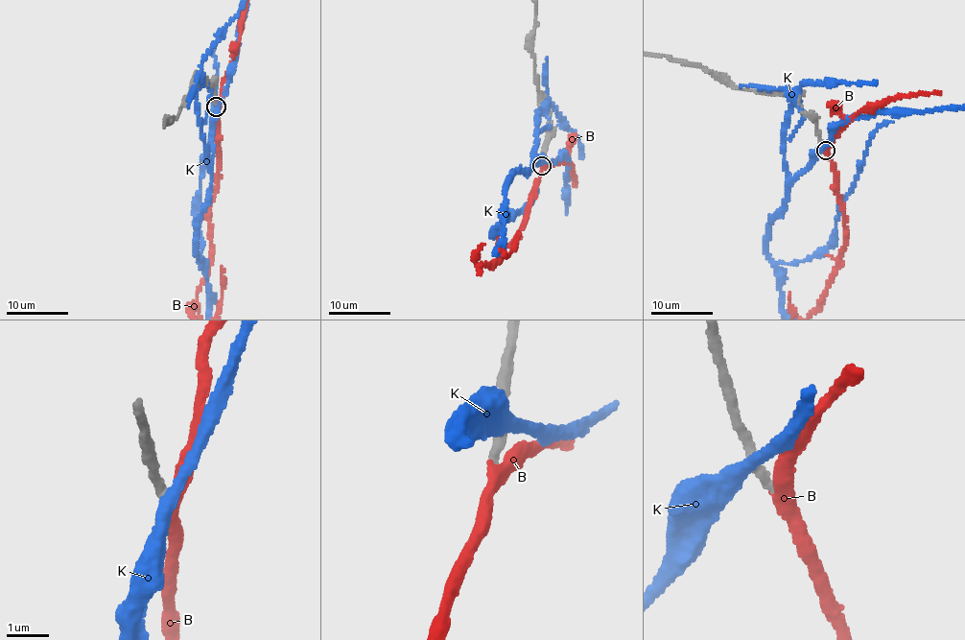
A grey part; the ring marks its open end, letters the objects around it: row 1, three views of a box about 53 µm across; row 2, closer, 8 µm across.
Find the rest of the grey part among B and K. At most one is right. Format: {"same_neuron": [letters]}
{"same_neuron": ["B"]}

